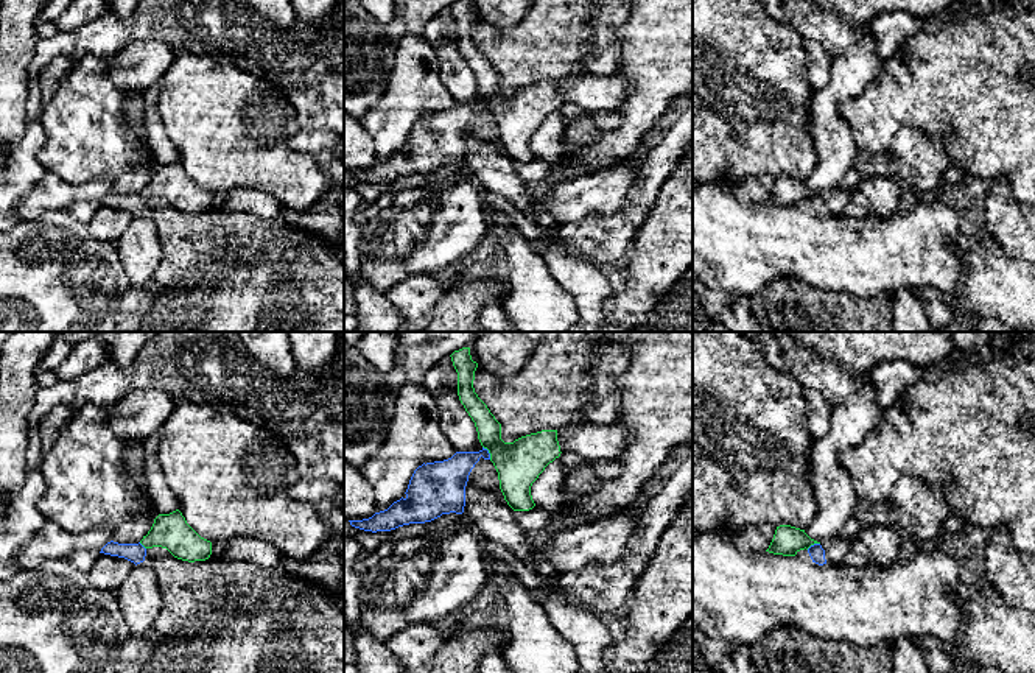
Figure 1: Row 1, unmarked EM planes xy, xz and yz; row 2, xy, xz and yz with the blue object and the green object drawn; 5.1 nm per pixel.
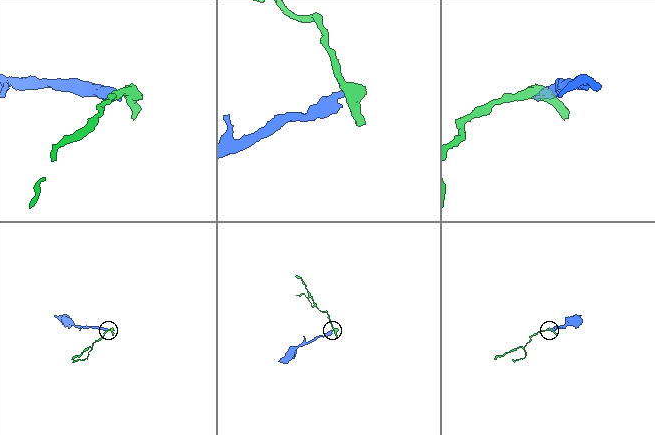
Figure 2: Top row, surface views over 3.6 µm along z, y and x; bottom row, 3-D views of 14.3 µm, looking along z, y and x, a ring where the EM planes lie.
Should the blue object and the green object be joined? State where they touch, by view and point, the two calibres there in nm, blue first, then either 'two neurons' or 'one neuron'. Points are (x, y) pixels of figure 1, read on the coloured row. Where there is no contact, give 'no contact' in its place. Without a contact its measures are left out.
meets blue in xz at (487, 452); 200 nm thick on the blue side, 240 nm on the other; two neurons

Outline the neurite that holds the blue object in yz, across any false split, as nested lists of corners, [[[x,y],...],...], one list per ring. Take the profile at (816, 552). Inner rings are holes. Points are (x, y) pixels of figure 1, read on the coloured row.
[[[839,534],[828,537],[820,544],[814,544],[808,550],[806,548],[800,550],[797,551],[795,556],[808,562],[816,562],[819,566],[823,564],[840,566],[850,547],[851,542]]]

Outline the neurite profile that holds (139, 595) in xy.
[[[146,562],[134,566],[114,594],[131,636],[143,636],[153,626],[162,608],[156,572]]]

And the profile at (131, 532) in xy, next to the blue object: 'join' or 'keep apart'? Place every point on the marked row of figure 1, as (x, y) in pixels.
keep apart

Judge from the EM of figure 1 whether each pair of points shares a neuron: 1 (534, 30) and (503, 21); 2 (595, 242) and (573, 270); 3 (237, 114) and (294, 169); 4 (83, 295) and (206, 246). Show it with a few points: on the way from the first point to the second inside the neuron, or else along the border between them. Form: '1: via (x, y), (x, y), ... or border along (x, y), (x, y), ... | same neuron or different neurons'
1: border along (526, 16), (505, 33), (495, 33), (478, 19) | different neurons
2: border along (556, 232), (556, 237), (564, 245), (596, 267) | different neurons
3: via (251, 128), (280, 156) | same neuron
4: border along (131, 287), (122, 296), (114, 315) | different neurons

